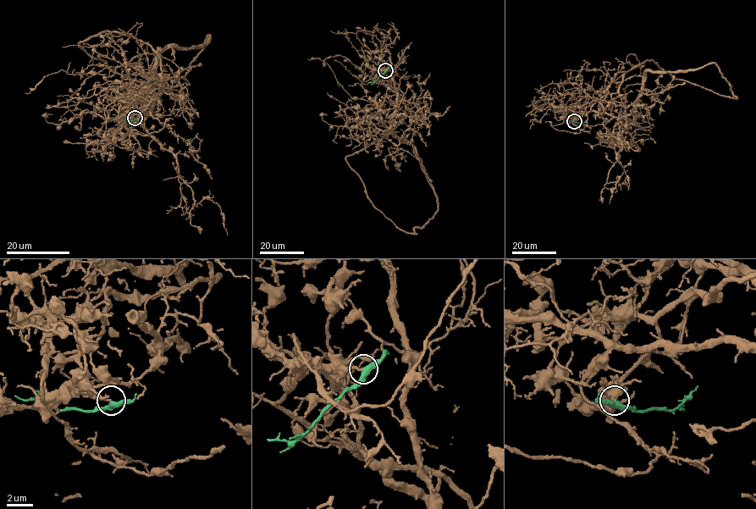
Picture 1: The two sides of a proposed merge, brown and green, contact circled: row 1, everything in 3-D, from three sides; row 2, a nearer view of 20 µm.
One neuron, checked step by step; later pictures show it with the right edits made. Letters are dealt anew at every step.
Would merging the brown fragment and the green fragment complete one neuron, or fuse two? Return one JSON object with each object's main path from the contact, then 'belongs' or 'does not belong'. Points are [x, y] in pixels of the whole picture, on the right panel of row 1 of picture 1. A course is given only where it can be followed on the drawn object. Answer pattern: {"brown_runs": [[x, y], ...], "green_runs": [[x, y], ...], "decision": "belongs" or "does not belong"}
{"brown_runs": [[574, 121], [582, 107], [608, 93], [627, 107], [640, 95], [647, 71], [683, 71], [714, 63], [736, 97]], "green_runs": [[574, 121], [584, 123], [586, 120]], "decision": "does not belong"}

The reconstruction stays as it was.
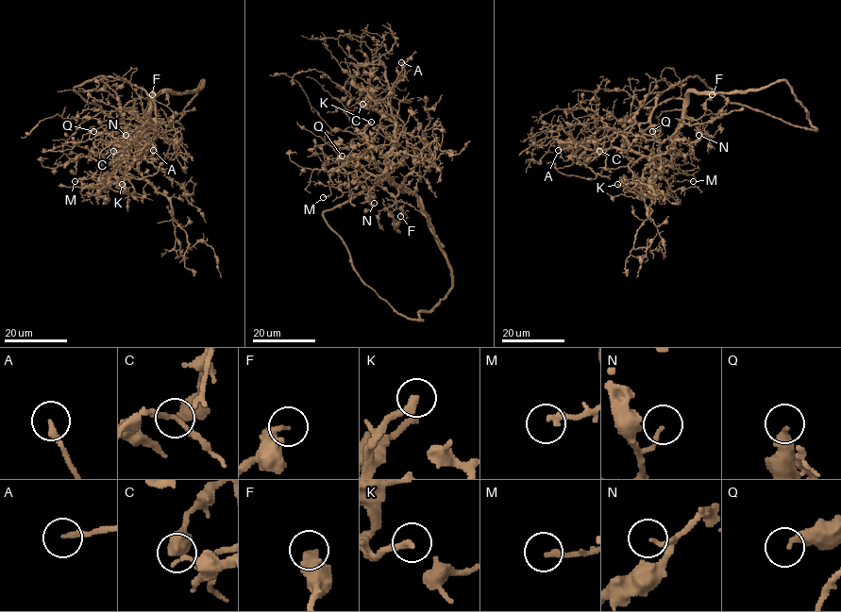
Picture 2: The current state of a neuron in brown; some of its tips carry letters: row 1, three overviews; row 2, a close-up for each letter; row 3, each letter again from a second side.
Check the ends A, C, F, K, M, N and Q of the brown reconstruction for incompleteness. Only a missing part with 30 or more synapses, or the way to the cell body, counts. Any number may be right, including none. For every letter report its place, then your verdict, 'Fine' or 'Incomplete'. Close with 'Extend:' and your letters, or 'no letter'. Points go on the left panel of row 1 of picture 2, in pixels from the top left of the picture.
A: Place: (153, 150). Fine
C: Place: (113, 151). Fine
F: Place: (152, 94). Incomplete
K: Place: (122, 184). Incomplete
M: Place: (75, 181). Fine
N: Place: (126, 135). Fine
Q: Place: (93, 131). Fine
Extend: F, K

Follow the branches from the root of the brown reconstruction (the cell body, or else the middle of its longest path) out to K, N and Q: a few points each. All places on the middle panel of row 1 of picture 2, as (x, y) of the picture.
K: (406, 154), (398, 163), (376, 165), (365, 136), (365, 126), (371, 122)
N: (406, 154), (401, 164), (395, 149), (390, 154), (388, 177), (379, 180), (368, 196), (368, 203), (374, 203)
Q: (406, 154), (401, 164), (395, 149), (387, 158), (386, 170), (378, 175), (340, 157), (344, 163), (342, 156)

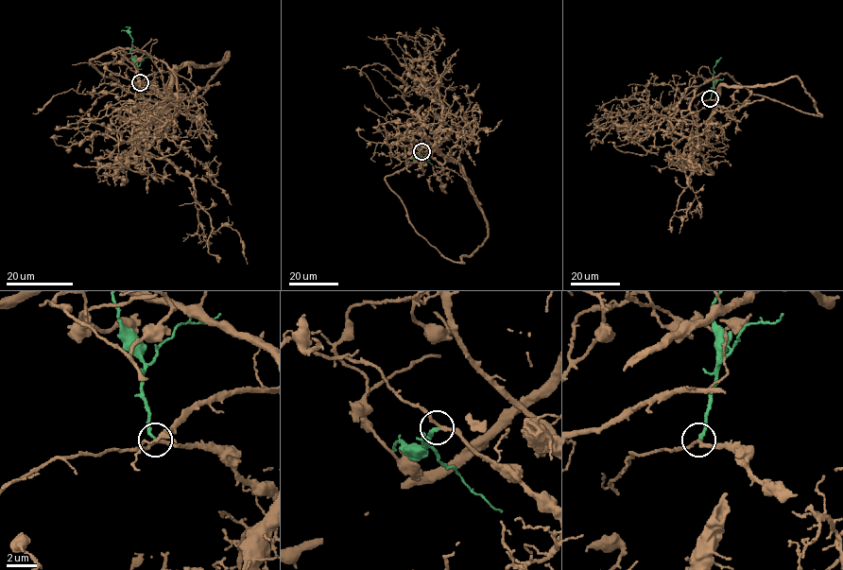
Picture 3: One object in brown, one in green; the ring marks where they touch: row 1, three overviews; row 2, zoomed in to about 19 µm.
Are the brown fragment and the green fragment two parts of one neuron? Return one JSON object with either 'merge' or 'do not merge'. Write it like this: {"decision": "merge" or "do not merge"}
{"decision": "merge"}

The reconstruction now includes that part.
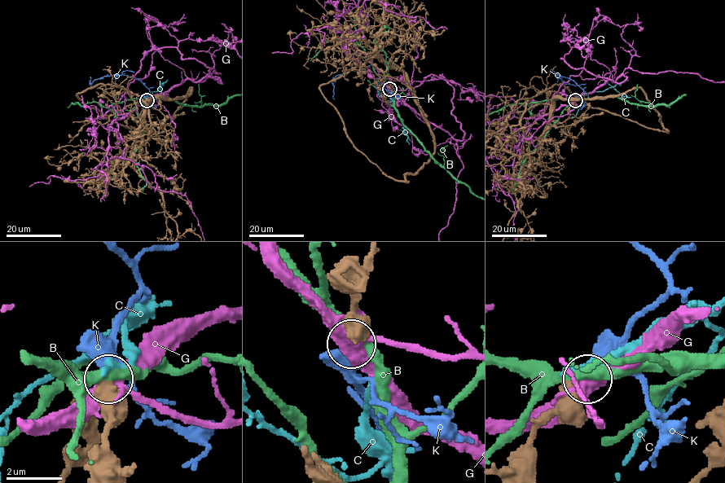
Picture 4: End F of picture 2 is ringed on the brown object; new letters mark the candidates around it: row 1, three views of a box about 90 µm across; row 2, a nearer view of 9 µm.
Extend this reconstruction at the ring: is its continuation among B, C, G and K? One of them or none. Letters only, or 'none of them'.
K

